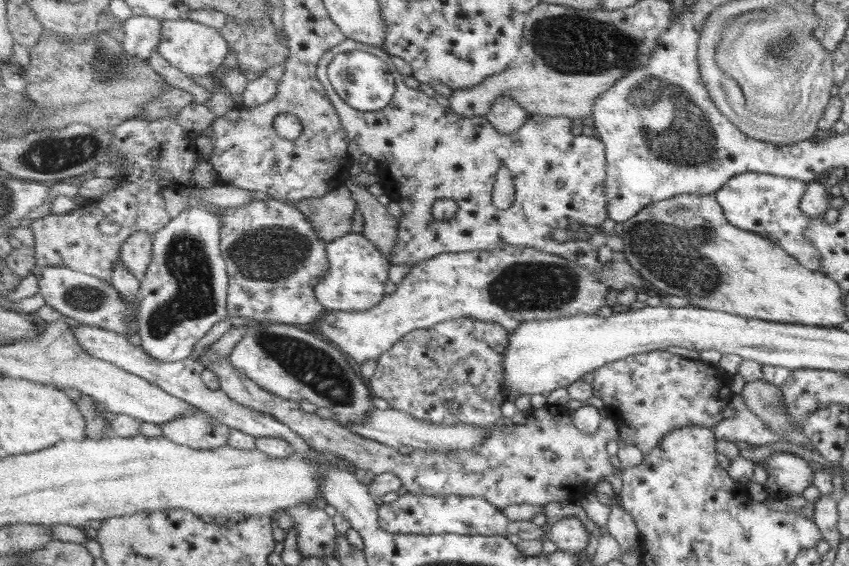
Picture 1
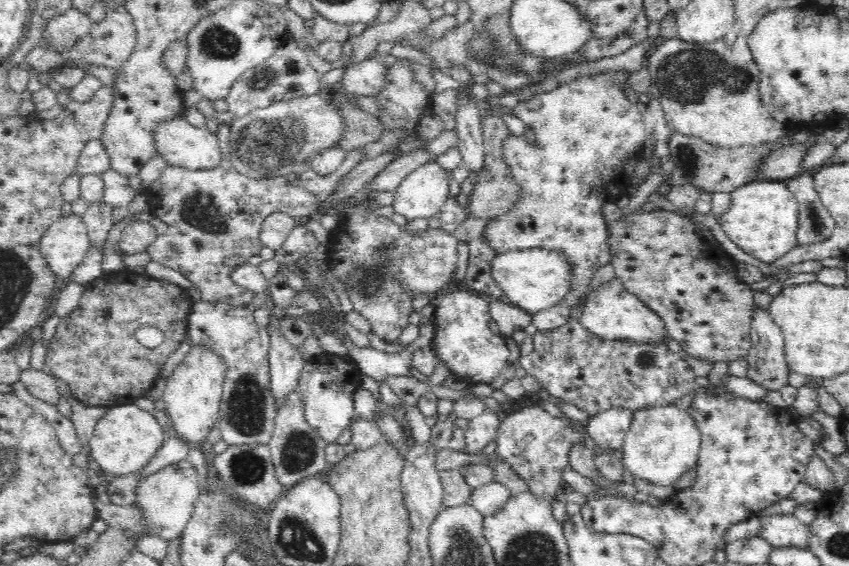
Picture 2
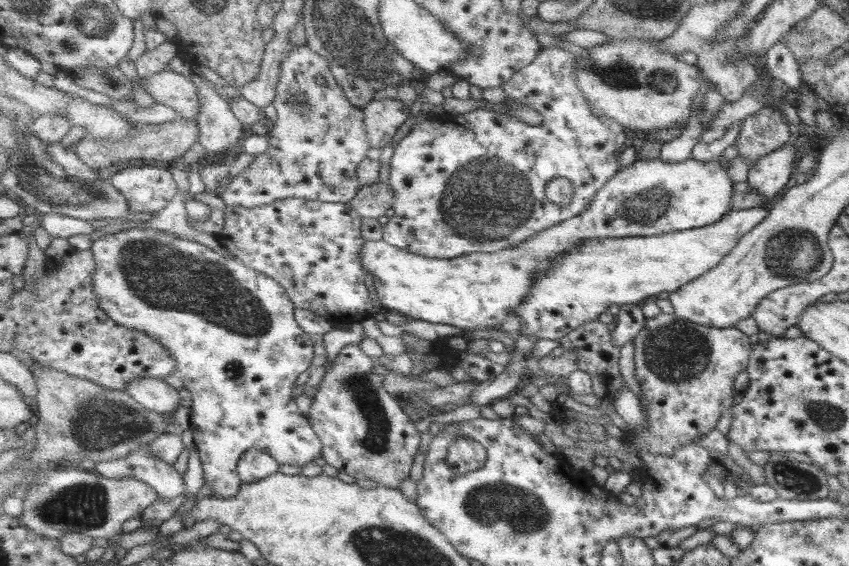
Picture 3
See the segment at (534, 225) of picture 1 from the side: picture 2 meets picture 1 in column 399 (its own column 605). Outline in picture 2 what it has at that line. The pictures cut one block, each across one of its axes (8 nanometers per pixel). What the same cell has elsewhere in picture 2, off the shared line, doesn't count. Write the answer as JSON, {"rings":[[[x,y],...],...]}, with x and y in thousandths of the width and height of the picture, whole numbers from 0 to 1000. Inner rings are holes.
{"rings":[[[737,124],[688,134],[669,148],[660,148],[655,157],[634,166],[622,178],[611,180],[603,194],[602,207],[612,208],[629,233],[631,247],[625,251],[618,239],[607,240],[601,231],[598,244],[591,251],[595,288],[616,337],[604,369],[572,390],[570,415],[587,447],[616,436],[643,436],[645,442],[661,442],[675,463],[675,516],[664,525],[660,537],[627,557],[627,572],[636,585],[664,576],[671,562],[671,548],[695,505],[697,486],[718,465],[710,367],[716,359],[728,355],[737,339],[747,297],[757,279],[760,249],[769,247],[768,277],[777,281],[789,274],[787,251],[795,235],[794,223],[786,214],[774,178],[756,186],[737,173],[735,159],[742,155],[740,134],[742,127]]]}

